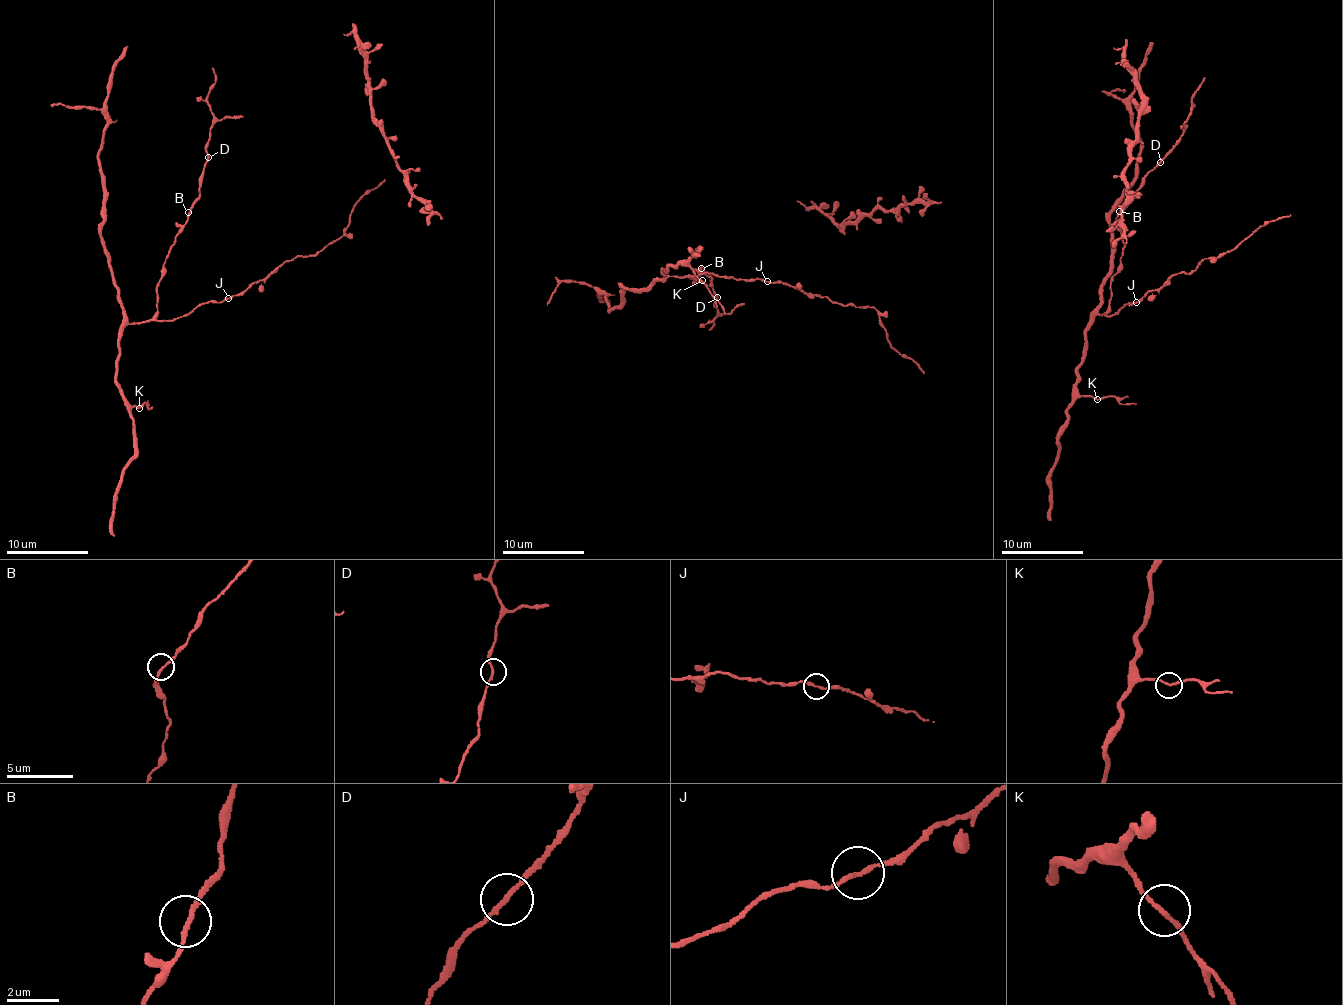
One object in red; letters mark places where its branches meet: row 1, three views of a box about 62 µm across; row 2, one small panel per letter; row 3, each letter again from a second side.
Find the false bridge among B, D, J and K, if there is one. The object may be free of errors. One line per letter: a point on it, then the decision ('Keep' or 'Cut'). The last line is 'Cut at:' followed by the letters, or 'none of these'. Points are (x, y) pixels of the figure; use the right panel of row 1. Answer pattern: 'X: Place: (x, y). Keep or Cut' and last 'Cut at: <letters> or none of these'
B: Place: (1119, 211). Keep
D: Place: (1160, 162). Keep
J: Place: (1136, 302). Keep
K: Place: (1097, 399). Keep
Cut at: none of these

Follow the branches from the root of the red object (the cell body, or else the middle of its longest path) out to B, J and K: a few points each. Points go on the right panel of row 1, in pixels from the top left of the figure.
B: (1156, 289), (1105, 314), (1110, 279), (1118, 271), (1124, 246), (1116, 221), (1119, 211)
J: (1156, 289), (1146, 292), (1136, 302)
K: (1156, 289), (1133, 304), (1124, 304), (1111, 315), (1098, 313), (1090, 322), (1075, 386), (1079, 395), (1097, 399)

